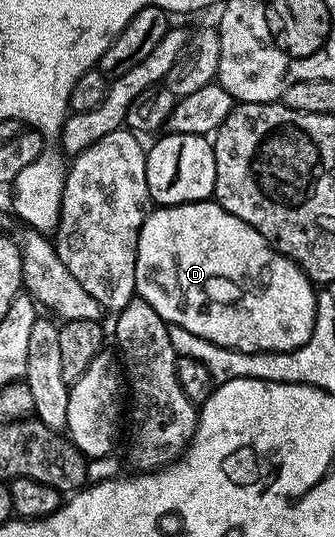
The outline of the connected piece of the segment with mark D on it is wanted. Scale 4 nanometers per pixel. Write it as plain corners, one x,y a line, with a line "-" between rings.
213,201
159,206
147,214
138,234
136,285
137,298
148,301
167,325
186,329
212,341
212,345
236,349
243,357
248,353
296,349
312,337
316,321
318,296
310,278
288,256
275,251
252,225
232,217

